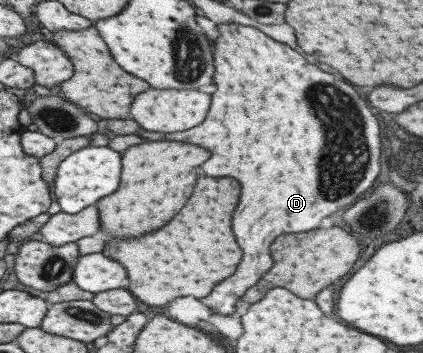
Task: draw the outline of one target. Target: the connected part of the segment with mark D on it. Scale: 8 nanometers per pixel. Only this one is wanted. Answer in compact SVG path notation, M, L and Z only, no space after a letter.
M219 24L217 31L218 37L212 41L213 54L213 78L212 83L217 86L217 90L210 96L211 106L209 106L209 112L205 115L203 122L199 123L193 128L179 131L176 133L167 134L169 141L185 141L195 145L201 145L203 148L209 148L211 156L209 160L205 160L205 164L201 164L203 168L203 174L205 176L211 176L211 178L235 178L241 186L241 198L239 198L239 204L233 212L233 218L231 218L231 230L233 230L233 236L235 236L235 242L237 246L241 248L241 262L237 264L235 272L231 276L227 276L227 280L221 280L201 302L209 308L211 314L233 314L235 312L235 300L247 290L251 288L263 272L267 272L271 268L271 256L269 256L269 244L273 242L273 238L287 233L300 233L308 230L317 229L319 222L325 218L325 216L337 215L349 202L354 202L357 196L363 195L365 190L369 190L375 183L377 178L377 172L379 172L379 124L377 124L377 118L373 118L373 114L369 112L365 100L353 90L351 84L345 84L343 80L335 80L331 74L327 72L321 72L317 70L317 66L309 64L307 60L303 60L297 52L289 50L287 46L279 42L275 42L273 38L269 38L267 34L263 34L259 28L255 26L239 26L239 24Z

